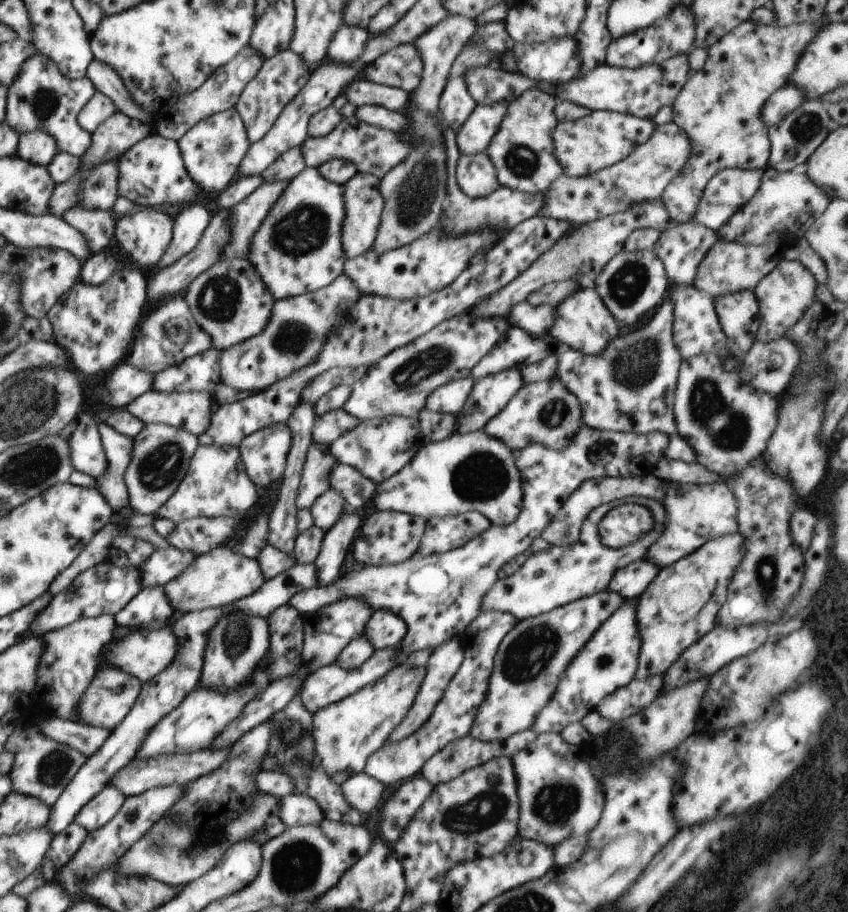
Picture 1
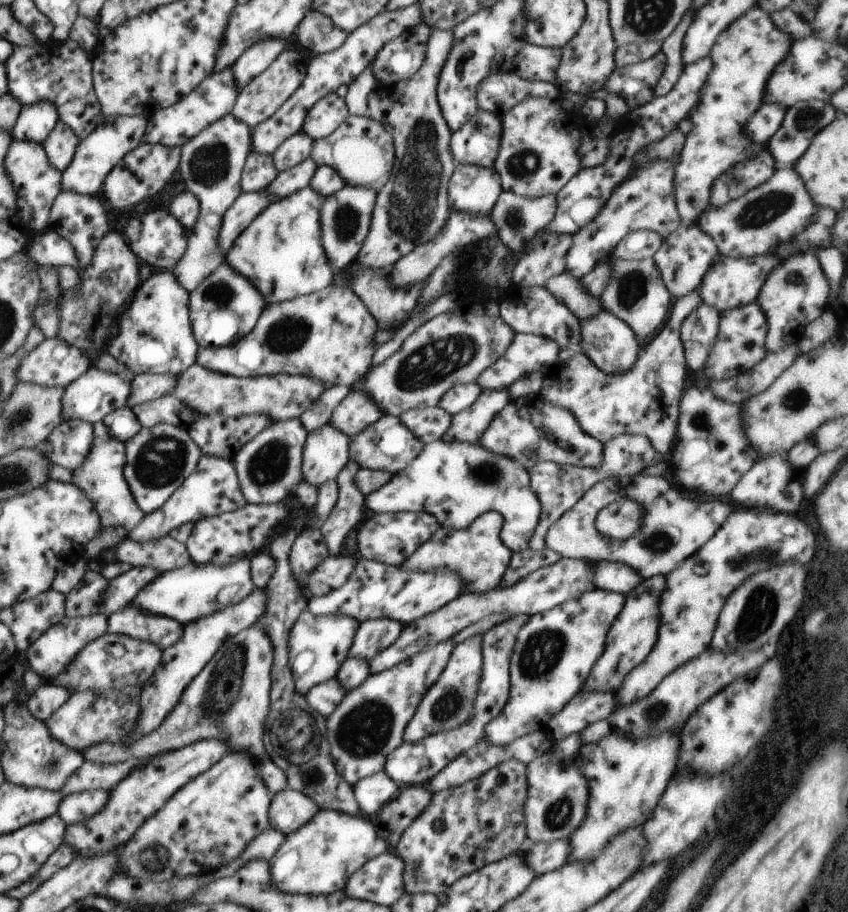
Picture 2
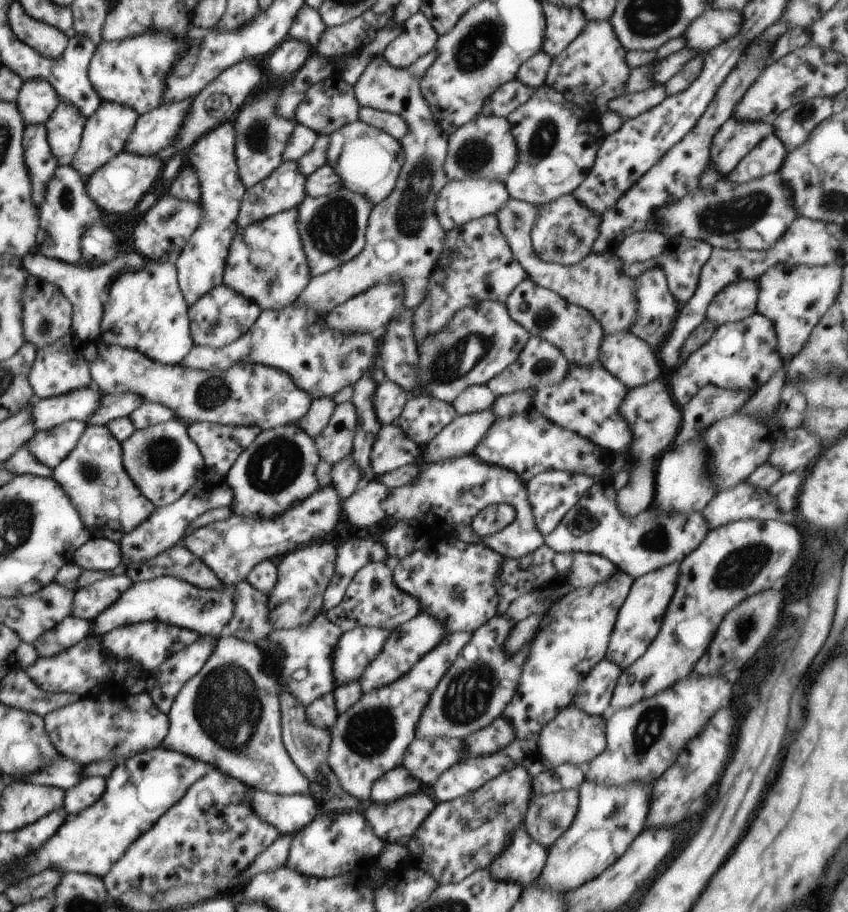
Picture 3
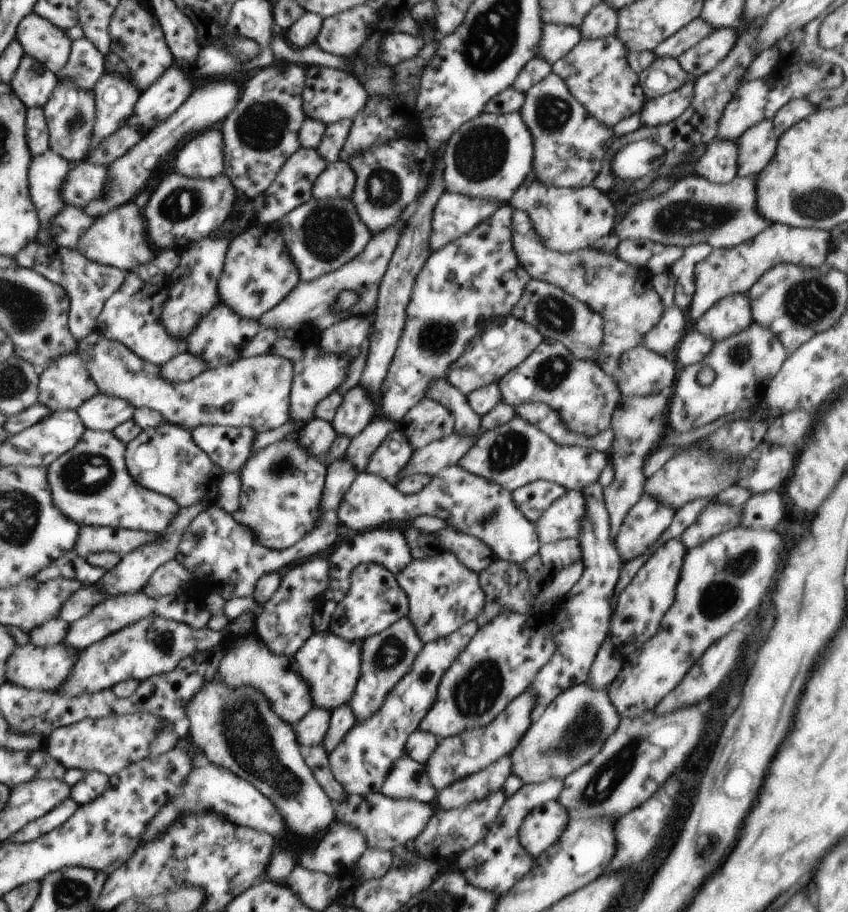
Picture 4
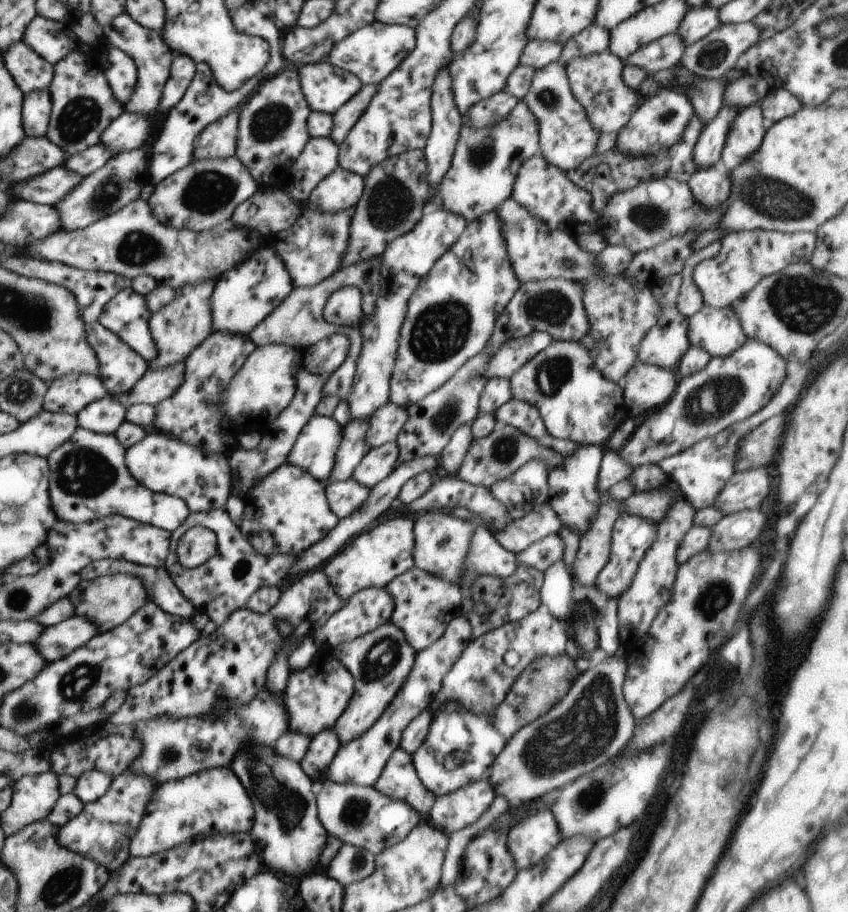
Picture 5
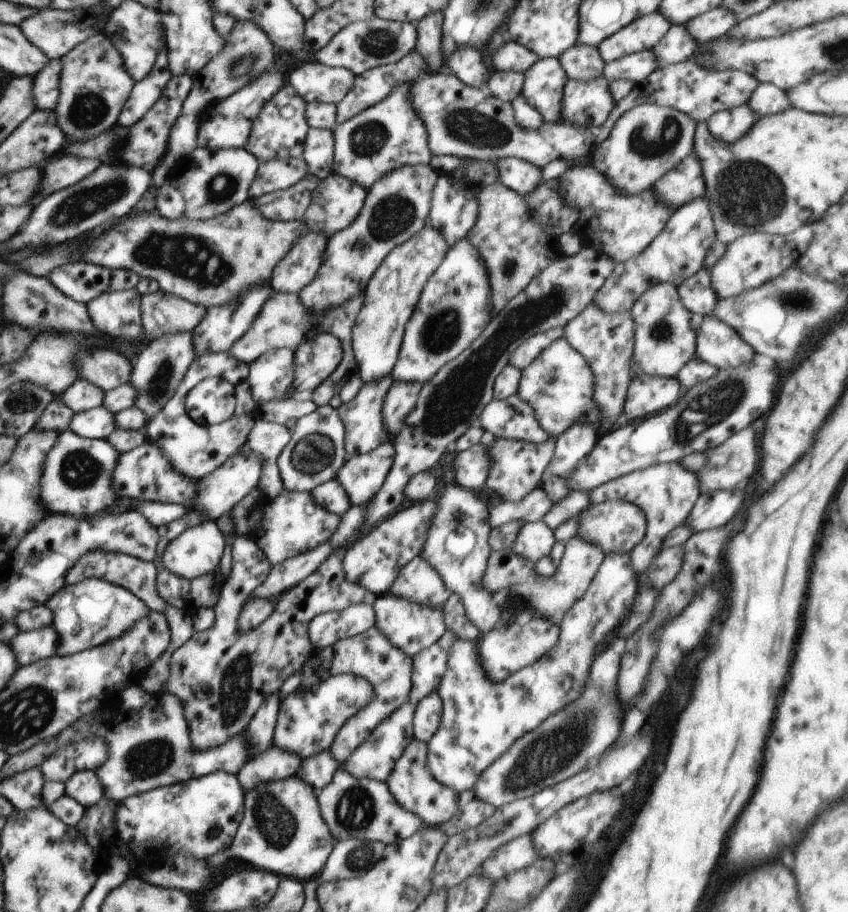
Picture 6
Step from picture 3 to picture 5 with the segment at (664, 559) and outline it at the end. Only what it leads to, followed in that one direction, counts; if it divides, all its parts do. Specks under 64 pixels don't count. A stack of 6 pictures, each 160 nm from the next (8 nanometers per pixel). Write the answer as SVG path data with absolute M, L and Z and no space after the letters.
M546 502L527 515L511 519L493 537L504 549L517 553L546 535L558 534L561 524L558 513Z

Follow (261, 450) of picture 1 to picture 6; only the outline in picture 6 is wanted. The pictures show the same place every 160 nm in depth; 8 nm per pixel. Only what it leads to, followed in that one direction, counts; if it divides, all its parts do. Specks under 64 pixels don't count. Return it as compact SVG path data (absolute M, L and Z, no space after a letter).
M285 488L275 499L267 498L263 506L264 520L260 522L256 534L264 534L264 536L252 536L252 538L264 550L264 554L272 564L280 564L286 558L298 556L306 550L314 550L316 546L324 544L332 538L341 521L340 515L320 506L308 491L290 491Z

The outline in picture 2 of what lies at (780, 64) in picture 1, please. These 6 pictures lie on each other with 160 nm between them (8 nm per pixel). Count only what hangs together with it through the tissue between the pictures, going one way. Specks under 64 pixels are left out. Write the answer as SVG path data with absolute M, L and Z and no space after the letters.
M758 6L742 13L716 39L709 54L713 71L703 84L699 105L689 116L696 128L685 137L675 170L675 199L684 225L696 224L710 206L712 185L720 175L768 149L767 145L754 143L743 128L764 104L767 80L778 62L789 55L792 40Z

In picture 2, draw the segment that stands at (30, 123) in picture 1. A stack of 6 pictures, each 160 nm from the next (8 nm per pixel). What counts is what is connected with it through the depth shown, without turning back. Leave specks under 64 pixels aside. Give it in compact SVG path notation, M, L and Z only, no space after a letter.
M72 39L64 42L53 40L31 47L14 46L13 53L5 62L8 93L22 107L38 101L52 101L56 105L59 121L69 126L82 140L96 128L102 115L93 85L91 59L82 45Z

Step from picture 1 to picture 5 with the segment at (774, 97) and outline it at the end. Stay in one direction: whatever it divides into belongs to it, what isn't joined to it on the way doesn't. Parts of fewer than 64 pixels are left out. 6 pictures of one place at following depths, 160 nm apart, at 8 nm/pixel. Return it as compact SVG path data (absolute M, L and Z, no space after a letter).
M713 167L695 170L687 183L694 200L706 209L717 209L725 202L731 191L728 174L720 175Z

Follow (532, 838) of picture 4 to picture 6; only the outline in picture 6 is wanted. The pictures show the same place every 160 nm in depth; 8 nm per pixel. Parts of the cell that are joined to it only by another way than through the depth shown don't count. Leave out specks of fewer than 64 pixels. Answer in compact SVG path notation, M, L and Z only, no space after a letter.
M522 835L492 852L482 863L479 874L487 879L500 880L533 863L538 857L542 856L533 845L531 836Z

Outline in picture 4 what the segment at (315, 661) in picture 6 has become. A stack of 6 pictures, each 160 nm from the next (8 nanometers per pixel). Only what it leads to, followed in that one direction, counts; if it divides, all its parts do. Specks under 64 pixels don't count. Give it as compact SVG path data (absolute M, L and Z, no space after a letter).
M403 617L390 628L386 628L379 634L370 636L362 644L362 666L360 668L360 678L356 684L353 695L347 703L356 721L370 718L384 702L384 698L392 691L392 688L411 670L414 660L422 651L424 642L420 640L414 622L410 622L407 617Z

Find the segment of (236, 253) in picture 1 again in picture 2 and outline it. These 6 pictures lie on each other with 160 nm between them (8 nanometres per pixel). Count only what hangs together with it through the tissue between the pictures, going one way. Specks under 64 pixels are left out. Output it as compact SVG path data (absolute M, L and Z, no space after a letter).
M311 156L305 158L302 163L292 166L288 170L280 171L266 190L276 195L277 200L283 199L297 190L308 187L310 179L318 167Z

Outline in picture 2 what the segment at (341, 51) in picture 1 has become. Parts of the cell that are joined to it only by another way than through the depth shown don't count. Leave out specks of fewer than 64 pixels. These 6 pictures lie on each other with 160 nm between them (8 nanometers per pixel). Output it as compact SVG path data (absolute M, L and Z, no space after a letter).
M310 9L296 27L296 40L310 52L321 55L339 49L345 43L347 32L338 28L331 18Z

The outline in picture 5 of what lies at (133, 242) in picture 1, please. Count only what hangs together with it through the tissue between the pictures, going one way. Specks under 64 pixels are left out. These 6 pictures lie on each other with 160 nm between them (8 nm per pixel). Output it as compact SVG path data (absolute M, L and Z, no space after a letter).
M236 156L221 159L196 159L186 168L162 180L150 196L150 208L158 220L168 227L189 228L202 232L213 229L232 218L239 204L248 200L259 186L251 172Z

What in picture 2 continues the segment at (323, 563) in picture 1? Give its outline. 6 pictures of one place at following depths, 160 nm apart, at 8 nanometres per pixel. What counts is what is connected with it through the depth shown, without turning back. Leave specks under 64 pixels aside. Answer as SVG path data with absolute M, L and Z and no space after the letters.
M349 459L342 468L336 480L339 484L339 497L337 505L324 522L320 522L319 530L322 530L328 550L332 555L340 552L340 546L348 532L358 524L362 514L362 506L365 504L365 496L362 491L355 488L354 475L362 469L357 460Z

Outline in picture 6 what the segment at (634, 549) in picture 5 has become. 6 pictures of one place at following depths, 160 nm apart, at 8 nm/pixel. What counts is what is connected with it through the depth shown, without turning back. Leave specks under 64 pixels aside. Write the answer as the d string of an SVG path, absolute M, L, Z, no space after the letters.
M611 553L603 558L588 590L564 615L559 630L559 641L552 652L542 656L540 662L523 668L500 682L490 680L482 672L478 660L478 640L456 639L449 648L449 660L436 692L443 702L439 729L427 742L427 765L432 776L445 787L456 792L470 791L482 771L498 760L523 734L531 733L544 720L574 702L587 689L586 680L590 664L596 656L598 644L620 626L623 617L633 608L637 595L637 574L631 567L629 553Z

